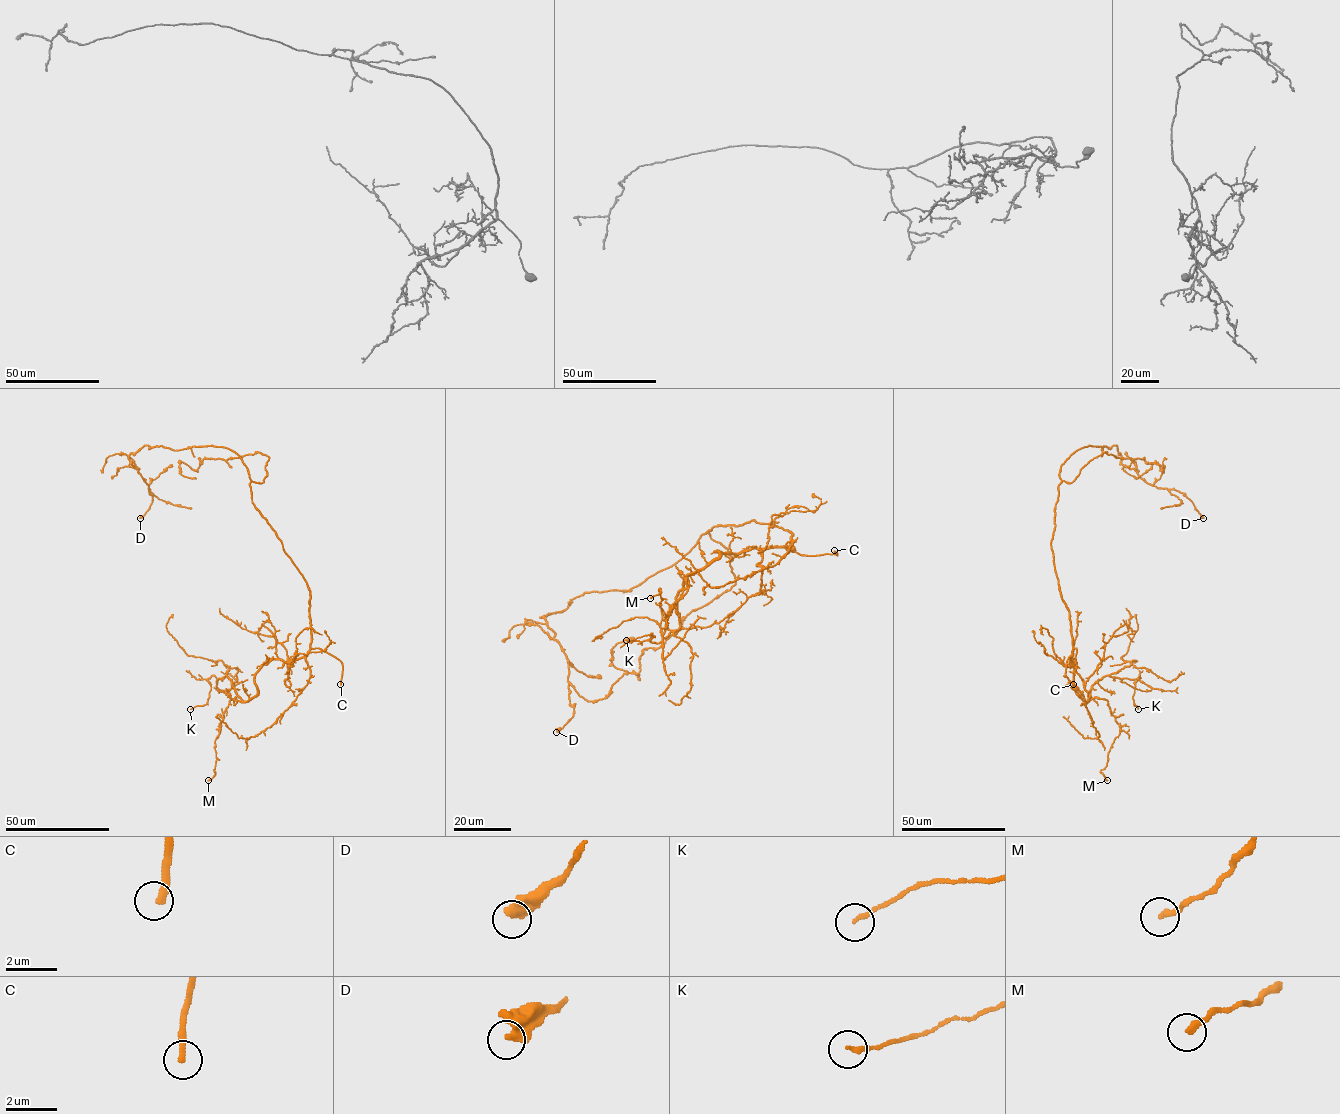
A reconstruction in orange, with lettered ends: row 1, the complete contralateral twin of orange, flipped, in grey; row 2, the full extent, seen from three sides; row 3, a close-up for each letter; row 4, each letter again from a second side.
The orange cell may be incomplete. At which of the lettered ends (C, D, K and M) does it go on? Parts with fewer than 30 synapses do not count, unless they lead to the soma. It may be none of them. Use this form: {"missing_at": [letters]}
{"missing_at": ["C"]}

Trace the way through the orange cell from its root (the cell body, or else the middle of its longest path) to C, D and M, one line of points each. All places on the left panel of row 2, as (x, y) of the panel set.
C: (287, 555), (309, 591), (310, 647), (321, 648), (341, 662), (340, 684)
D: (287, 555), (252, 501), (247, 468), (225, 447), (145, 445), (132, 453), (129, 462), (152, 498), (140, 518)
M: (287, 555), (309, 591), (310, 650), (269, 659), (255, 676), (257, 693), (229, 701), (208, 780)

